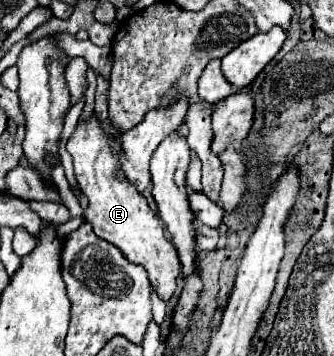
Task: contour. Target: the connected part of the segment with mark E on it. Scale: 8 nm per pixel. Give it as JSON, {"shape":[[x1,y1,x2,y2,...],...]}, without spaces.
{"shape":[[91,114,87,120,77,122,75,132,67,140,67,152,73,156,75,178,89,198,85,220,93,224,93,230,95,234,99,234,99,238,115,244,129,262,141,264,147,270,157,294,167,302,177,288,175,280,181,272,179,256,175,254,171,240,165,236,163,222,159,222,157,214,149,208,143,194,137,192,127,178,119,178,119,168,123,164,121,144,107,136,97,116]]}

